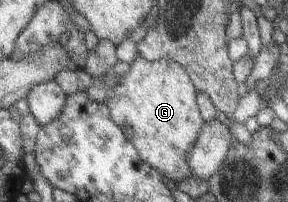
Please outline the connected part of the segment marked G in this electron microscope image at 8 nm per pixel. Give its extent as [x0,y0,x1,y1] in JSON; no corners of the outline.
[104,56,203,183]

